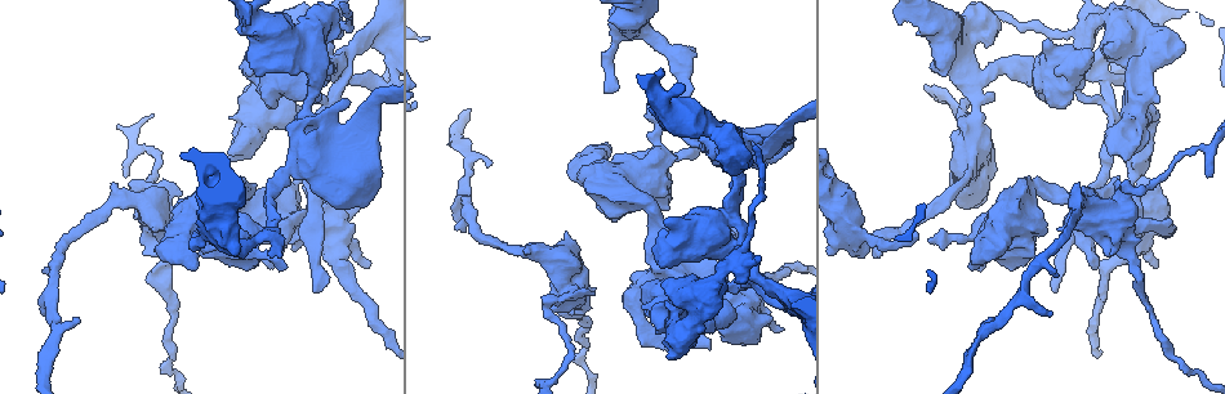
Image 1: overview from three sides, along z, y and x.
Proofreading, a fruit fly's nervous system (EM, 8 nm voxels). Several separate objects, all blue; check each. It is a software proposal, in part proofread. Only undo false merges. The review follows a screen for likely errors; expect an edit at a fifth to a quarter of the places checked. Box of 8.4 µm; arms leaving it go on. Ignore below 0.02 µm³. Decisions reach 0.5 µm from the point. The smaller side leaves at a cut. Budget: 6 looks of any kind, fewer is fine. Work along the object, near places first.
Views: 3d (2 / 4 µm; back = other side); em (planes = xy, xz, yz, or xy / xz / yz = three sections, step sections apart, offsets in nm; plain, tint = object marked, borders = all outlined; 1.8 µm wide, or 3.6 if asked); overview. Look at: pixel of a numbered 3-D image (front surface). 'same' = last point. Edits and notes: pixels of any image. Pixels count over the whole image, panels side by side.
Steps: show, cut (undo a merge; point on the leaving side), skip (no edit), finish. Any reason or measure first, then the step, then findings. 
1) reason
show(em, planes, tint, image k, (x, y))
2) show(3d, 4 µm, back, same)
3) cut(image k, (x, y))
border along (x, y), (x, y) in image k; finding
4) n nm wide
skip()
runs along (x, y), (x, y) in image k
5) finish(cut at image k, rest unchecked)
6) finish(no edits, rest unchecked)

three arms meet
show(3d, 2 µm, back, image 1, (1107, 85))

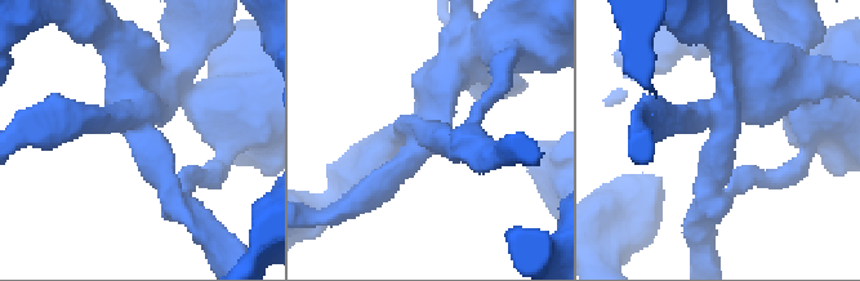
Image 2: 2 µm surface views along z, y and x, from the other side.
3 arms; arms of 200, 200, 340 nm; shape alone is not enough
show(em, planes, tint, image 2, (143, 126))

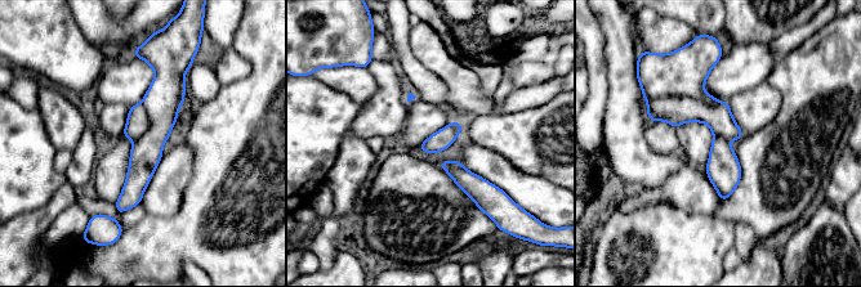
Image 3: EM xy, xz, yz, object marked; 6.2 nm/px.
cut(image 3, (683, 72))
the part that leaves runs along (161, 68), (161, 126), (119, 209) in image 3; a second neuron is stuck on

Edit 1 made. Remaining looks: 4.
abrupt turn
show(em, 3.6 µm, planes, tint, image 1, (685, 231))

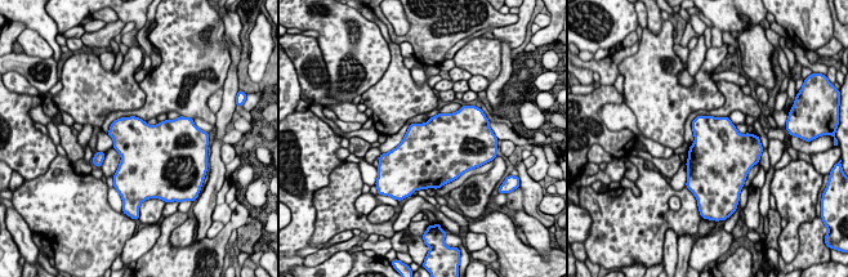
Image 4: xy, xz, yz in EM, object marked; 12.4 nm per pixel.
skip()
all the same neuron

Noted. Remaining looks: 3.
finish(cut at image 3, rest unchecked)

